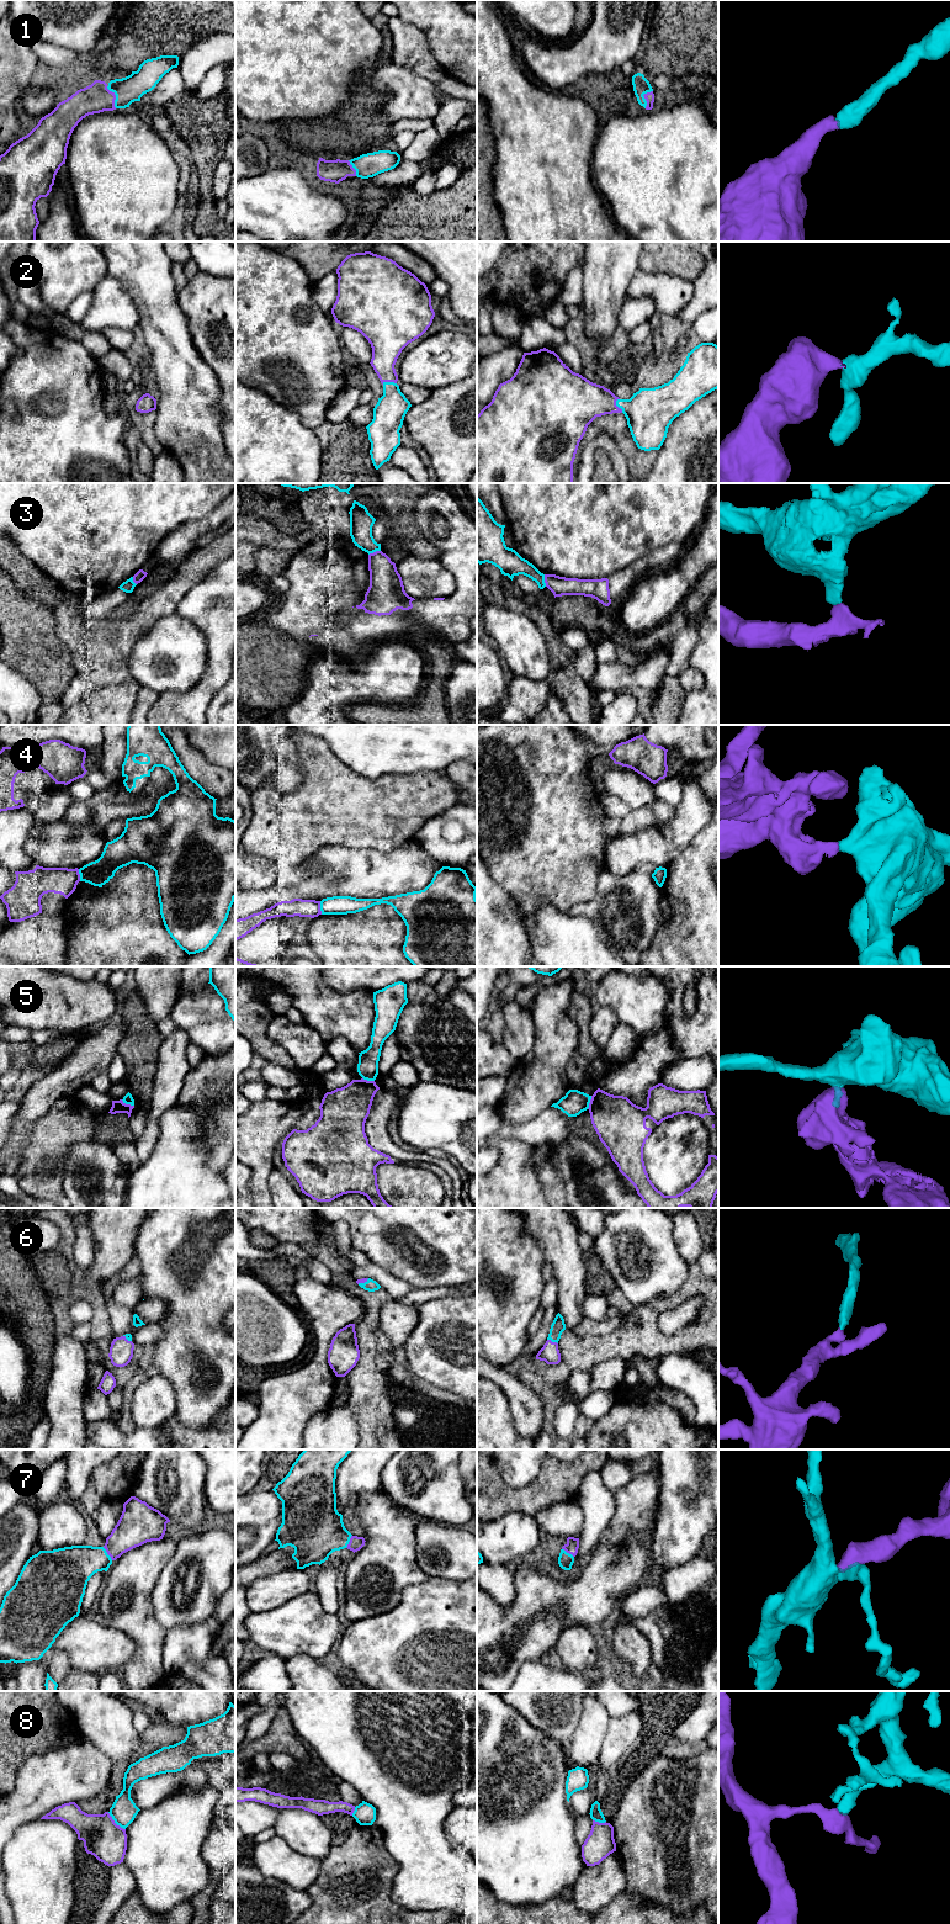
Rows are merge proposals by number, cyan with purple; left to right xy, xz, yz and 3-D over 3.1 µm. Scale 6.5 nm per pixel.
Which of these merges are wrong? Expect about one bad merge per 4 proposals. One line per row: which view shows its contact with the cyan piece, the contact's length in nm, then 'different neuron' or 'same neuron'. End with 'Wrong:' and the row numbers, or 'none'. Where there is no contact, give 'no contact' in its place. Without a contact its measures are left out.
1: xy | 160 nm | same neuron
2: xz | 110 nm | same neuron
3: xz | 90 nm | different neuron
4: xz | 90 nm | different neuron
5: xy | 100 nm | different neuron
6: yz | 80 nm | same neuron
7: xy | 110 nm | same neuron
8: xy | 170 nm | different neuron
Wrong: 3, 4, 5, 8

